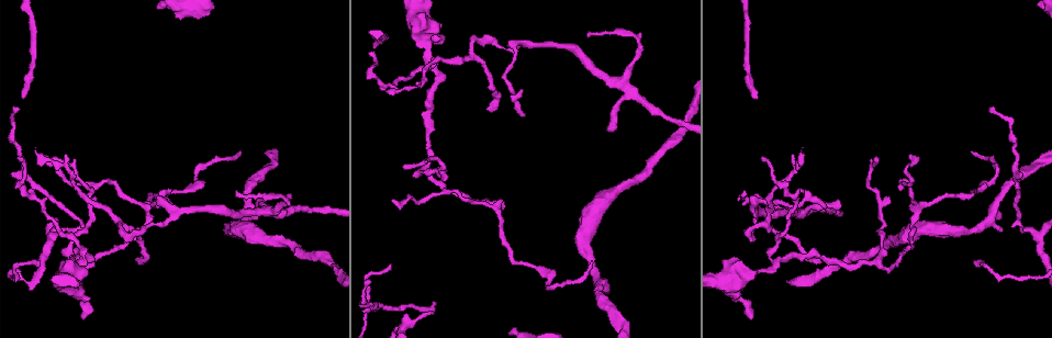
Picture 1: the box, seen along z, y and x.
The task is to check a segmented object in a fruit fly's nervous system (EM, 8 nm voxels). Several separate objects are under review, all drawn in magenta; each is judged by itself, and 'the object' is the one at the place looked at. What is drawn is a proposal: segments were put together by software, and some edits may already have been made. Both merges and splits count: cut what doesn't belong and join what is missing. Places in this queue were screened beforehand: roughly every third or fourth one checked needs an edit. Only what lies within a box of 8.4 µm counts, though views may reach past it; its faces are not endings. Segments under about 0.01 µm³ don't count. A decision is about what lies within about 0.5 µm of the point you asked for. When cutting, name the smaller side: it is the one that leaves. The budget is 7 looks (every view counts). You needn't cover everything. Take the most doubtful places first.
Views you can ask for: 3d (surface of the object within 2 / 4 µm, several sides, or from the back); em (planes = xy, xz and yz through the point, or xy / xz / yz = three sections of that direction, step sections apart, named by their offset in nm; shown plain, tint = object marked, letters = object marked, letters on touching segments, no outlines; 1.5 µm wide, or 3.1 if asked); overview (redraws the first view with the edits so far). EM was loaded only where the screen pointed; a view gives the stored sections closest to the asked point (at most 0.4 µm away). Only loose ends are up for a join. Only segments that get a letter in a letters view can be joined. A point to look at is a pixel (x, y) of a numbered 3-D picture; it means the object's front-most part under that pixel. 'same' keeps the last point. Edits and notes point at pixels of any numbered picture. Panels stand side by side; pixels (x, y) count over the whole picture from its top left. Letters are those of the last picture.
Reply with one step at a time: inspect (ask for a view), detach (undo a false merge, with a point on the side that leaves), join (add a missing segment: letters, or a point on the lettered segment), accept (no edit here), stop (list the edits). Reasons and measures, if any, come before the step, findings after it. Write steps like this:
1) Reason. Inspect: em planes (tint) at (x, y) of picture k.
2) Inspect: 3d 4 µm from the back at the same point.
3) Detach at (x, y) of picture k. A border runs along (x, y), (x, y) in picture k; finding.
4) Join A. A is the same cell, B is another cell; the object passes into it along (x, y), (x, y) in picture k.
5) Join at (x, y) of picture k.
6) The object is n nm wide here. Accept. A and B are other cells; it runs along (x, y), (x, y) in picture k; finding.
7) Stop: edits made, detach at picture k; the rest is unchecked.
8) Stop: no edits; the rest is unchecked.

Branch stops here. Inspect: em planes (letters) at (999, 230) of picture 1.

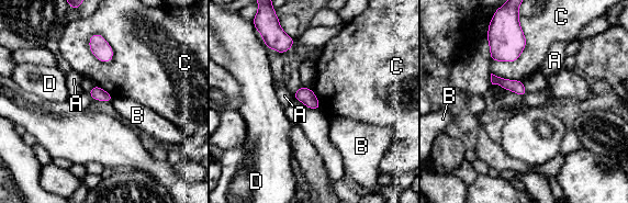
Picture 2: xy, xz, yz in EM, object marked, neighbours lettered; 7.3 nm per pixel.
Accept. A, B, C and D are other cells; a border runs along (92, 33), (112, 48), (109, 63) in picture 2; none of them fits.

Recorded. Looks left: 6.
Two arms in line, one across. Inspect: 3d 4 µm at (776, 260) of picture 1.

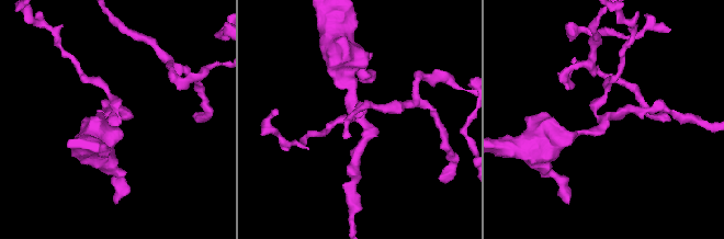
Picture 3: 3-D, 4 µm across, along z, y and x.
Inspect: em planes (letters) at (116, 117) of picture 3.

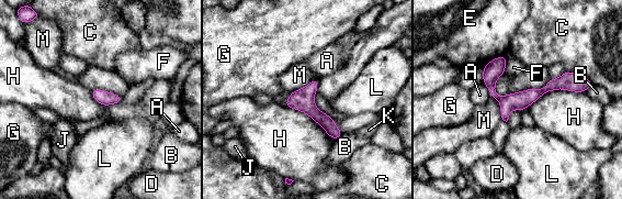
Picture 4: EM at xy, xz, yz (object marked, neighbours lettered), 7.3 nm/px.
The object is 100 nm wide here; the longest contact is with H, 420 nm. Accept. A, B, C, D, E, F, G, H, J, K, L and M are other cells; continuous, no second neuron.

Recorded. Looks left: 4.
Abrupt turn. Inspect: em xz step 8 (tint) at (641, 44) of picture 1.

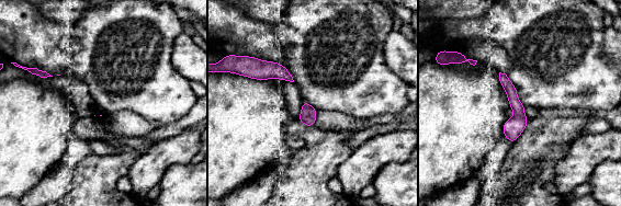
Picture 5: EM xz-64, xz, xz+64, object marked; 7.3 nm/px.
Inspect: em planes (tint) at the same point.

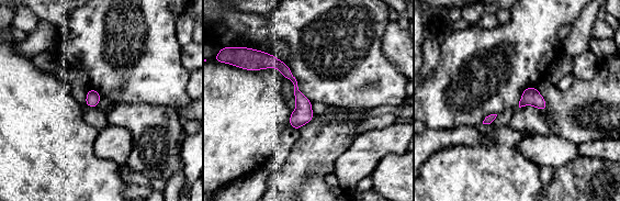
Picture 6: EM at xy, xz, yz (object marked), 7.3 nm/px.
Inspect: em planes (letters) at the same point.

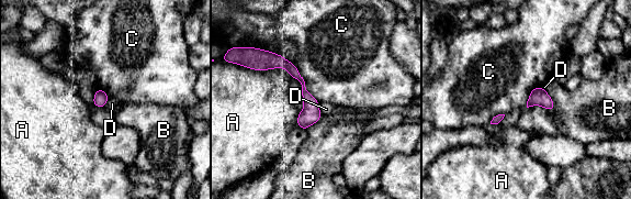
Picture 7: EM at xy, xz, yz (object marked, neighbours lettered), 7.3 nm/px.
The object is 110 nm wide here; the longest contact is with A, 360 nm. Accept. A, B, C and D are other cells; all the same neuron.

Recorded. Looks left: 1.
Stop: no edits; the rest is unchecked.

